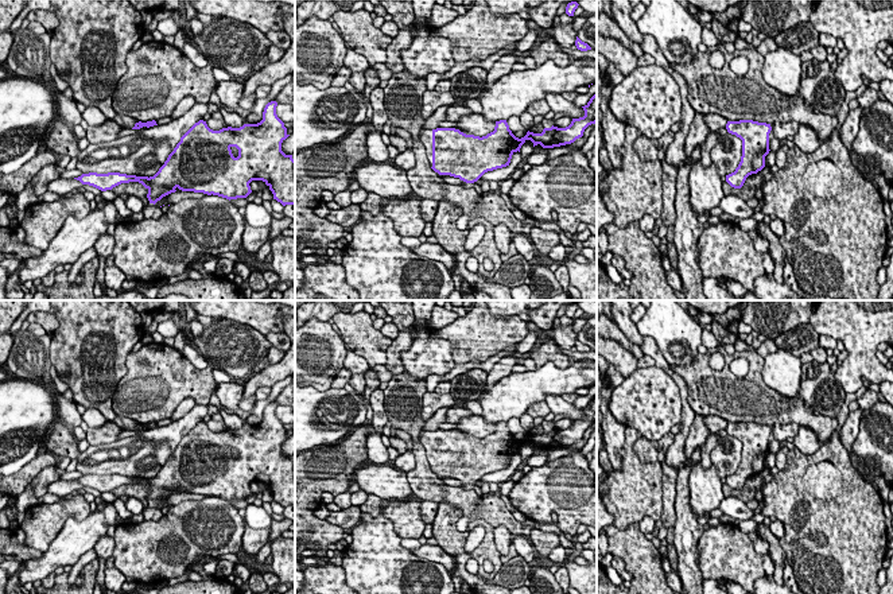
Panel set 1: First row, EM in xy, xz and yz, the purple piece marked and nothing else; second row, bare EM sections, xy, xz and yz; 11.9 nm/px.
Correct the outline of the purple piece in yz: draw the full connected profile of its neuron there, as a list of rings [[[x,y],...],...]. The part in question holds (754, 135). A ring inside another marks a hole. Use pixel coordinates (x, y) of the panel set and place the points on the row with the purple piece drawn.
[[[715,113],[704,114],[704,121],[710,131],[718,132],[721,128],[726,128],[729,133],[742,140],[741,162],[734,172],[726,175],[726,182],[731,187],[741,189],[749,175],[757,174],[765,167],[765,156],[770,151],[770,124],[753,120],[729,121]]]

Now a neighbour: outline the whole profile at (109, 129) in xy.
[[[106,119],[100,127],[89,127],[86,129],[86,139],[90,144],[112,141],[119,137],[121,129],[123,128],[114,120]]]

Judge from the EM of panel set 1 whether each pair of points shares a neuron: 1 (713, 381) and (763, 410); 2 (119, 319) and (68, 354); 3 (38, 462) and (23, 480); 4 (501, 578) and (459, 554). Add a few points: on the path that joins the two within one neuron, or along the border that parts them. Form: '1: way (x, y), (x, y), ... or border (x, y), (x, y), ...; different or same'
1: way (725, 393), (733, 399), (750, 399); same
2: way (105, 327), (89, 330), (81, 341); same
3: way (34, 466), (24, 476); same
4: border (503, 566), (492, 579); different

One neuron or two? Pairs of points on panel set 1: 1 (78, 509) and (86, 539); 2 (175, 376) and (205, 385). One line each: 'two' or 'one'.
1: two
2: one

